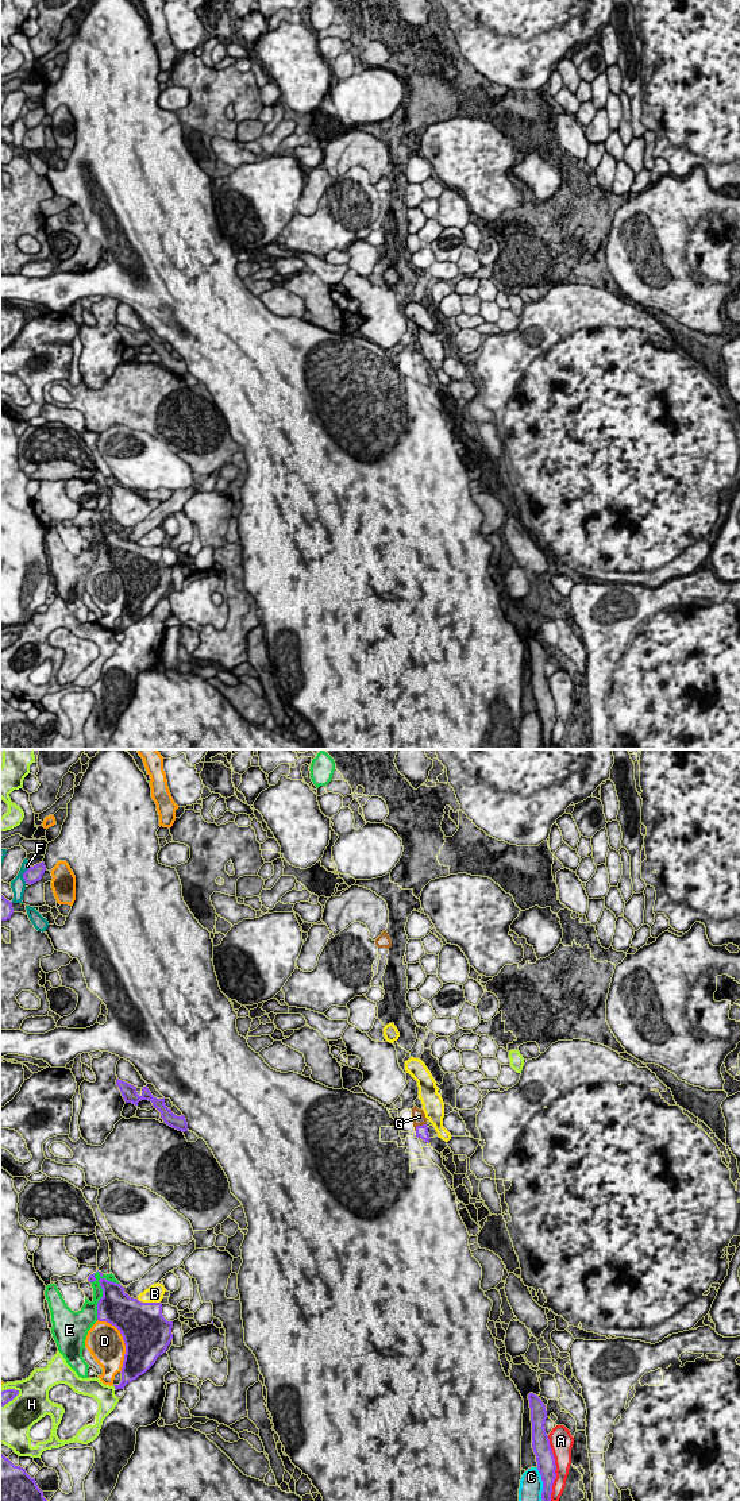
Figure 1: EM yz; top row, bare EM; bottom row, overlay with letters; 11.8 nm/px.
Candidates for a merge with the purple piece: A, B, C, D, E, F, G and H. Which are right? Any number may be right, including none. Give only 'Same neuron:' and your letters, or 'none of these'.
Same neuron: G

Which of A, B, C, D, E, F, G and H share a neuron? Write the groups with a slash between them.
A / B / C / D / E / F / G / H

